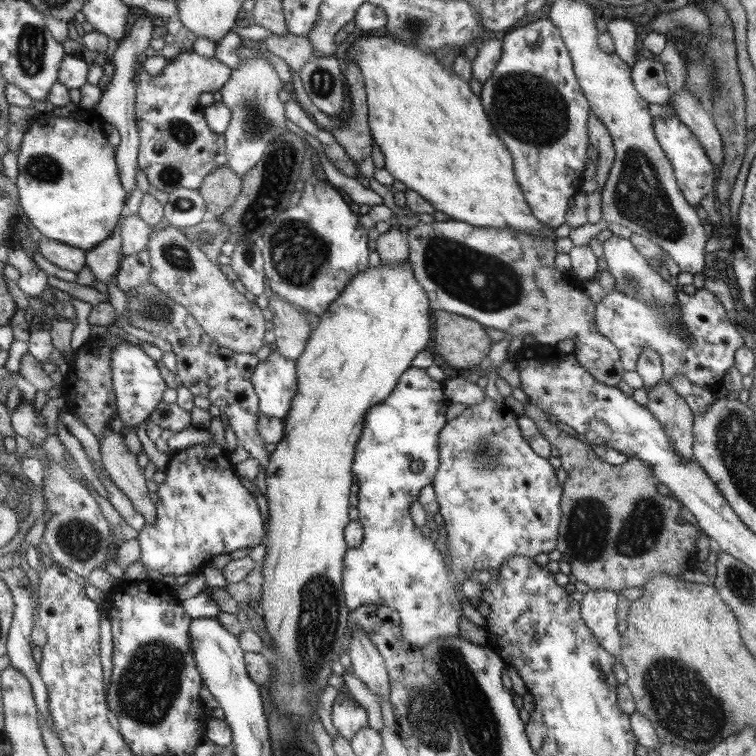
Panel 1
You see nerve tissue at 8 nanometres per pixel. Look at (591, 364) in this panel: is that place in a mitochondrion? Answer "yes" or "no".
no

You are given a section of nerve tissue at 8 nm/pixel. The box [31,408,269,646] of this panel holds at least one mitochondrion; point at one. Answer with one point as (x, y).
(81, 540)

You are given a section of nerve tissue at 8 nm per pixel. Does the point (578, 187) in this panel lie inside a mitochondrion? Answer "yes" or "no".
no

